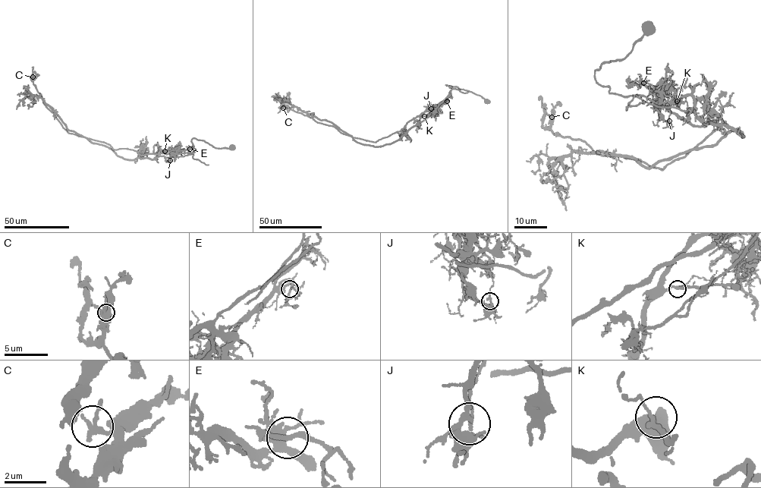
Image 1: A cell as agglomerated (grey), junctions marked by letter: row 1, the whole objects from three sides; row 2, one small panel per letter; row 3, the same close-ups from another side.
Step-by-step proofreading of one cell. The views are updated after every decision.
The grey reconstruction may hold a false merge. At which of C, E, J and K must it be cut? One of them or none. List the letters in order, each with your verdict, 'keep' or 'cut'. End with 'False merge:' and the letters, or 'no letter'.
C: keep
E: keep
J: cut
K: keep
False merge: J

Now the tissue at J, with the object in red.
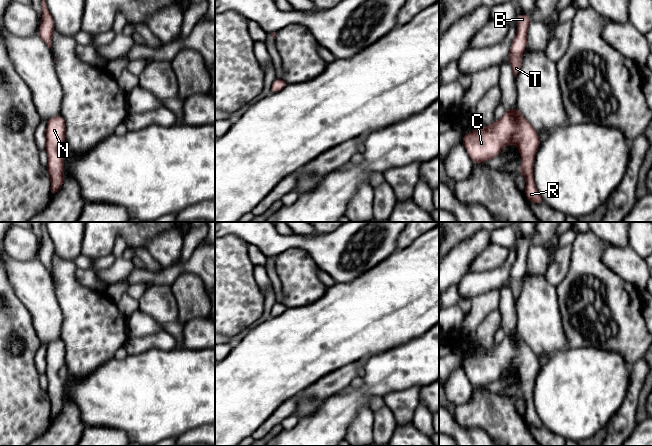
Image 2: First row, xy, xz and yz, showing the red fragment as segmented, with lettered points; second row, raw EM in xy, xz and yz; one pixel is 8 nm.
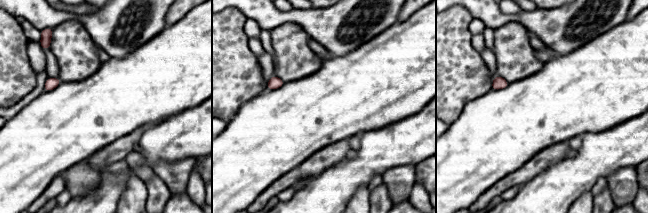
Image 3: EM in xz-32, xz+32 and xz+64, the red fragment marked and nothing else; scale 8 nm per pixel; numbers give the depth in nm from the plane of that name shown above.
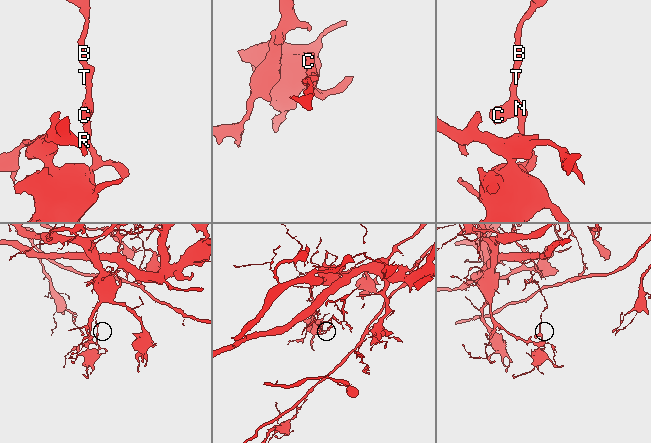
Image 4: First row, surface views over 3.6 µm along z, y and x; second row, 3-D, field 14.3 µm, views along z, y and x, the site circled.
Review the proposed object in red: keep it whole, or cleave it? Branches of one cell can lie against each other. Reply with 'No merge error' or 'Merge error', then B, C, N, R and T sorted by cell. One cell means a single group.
Merge error. Groups: B C N T / R

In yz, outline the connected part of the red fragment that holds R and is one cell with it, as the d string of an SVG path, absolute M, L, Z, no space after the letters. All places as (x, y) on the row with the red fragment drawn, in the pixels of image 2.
M522 161L519 172L521 172L526 179L525 193L527 199L535 204L544 203L534 183L533 168L529 168L528 164Z

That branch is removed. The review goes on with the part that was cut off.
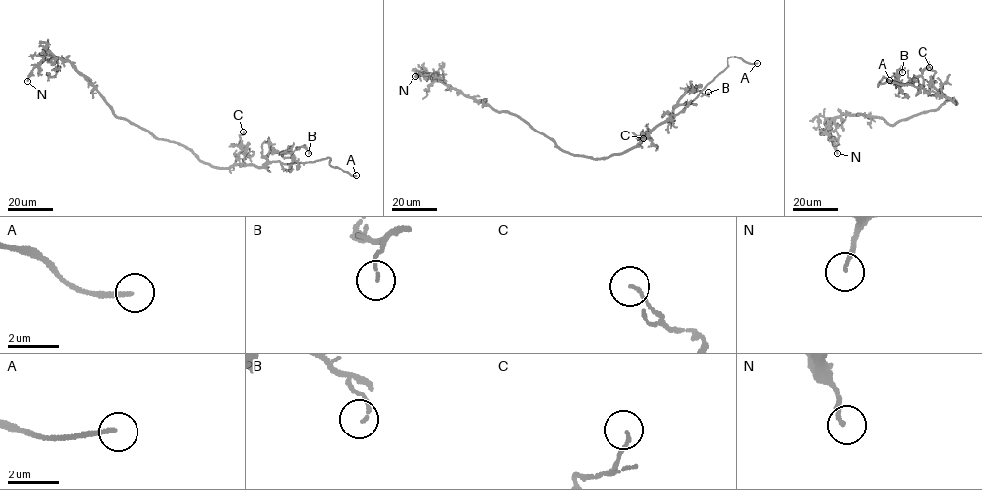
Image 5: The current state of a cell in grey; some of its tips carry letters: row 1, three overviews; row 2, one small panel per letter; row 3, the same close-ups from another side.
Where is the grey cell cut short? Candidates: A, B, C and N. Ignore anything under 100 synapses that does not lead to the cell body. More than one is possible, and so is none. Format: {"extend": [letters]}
{"extend": ["A"]}

